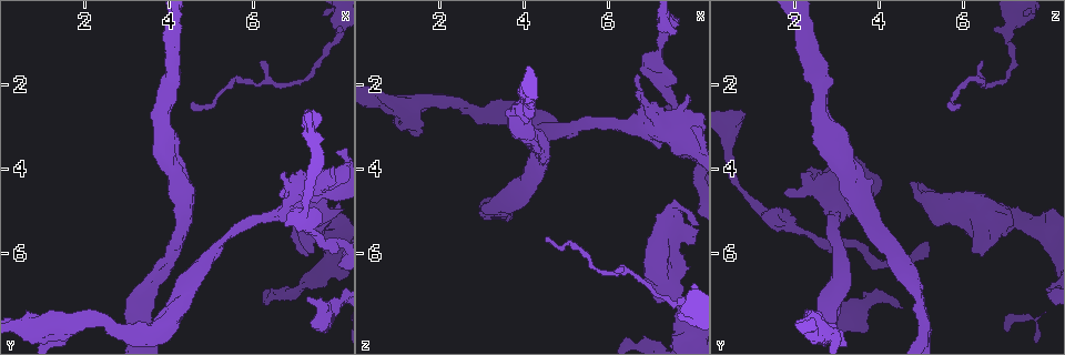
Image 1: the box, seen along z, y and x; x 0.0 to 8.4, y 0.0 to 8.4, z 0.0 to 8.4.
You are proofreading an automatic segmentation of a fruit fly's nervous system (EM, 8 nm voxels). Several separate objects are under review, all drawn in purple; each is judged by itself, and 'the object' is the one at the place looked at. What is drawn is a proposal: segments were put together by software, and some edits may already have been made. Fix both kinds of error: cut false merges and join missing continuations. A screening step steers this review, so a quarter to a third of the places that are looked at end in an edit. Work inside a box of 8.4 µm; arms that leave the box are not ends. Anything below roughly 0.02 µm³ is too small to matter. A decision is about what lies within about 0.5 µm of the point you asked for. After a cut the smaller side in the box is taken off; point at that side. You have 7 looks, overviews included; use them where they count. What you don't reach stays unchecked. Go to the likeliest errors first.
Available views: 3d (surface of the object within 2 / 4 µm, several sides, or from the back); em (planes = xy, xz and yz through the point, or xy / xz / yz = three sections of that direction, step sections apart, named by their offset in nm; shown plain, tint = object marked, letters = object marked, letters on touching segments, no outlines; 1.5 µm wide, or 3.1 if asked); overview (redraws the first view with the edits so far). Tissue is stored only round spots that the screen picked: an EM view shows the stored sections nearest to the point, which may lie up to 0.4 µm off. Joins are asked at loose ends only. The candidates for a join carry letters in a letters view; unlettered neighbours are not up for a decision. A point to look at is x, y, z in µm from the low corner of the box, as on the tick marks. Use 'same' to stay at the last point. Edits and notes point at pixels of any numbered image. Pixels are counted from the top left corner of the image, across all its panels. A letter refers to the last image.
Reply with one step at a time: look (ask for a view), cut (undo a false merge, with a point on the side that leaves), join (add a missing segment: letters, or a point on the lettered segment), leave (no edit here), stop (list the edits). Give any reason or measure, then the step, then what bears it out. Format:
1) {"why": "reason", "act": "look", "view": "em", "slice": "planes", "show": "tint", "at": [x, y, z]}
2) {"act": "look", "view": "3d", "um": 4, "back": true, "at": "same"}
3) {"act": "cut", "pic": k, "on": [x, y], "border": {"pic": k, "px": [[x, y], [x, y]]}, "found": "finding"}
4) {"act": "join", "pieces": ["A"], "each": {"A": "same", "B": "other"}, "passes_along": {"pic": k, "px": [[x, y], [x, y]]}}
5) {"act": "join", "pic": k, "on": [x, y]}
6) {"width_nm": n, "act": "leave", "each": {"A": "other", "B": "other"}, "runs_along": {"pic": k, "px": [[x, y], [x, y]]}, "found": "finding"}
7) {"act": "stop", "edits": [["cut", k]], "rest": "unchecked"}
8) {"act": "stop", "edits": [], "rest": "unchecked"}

{"why": "an open end", "act": "look", "view": "em", "slice": "xy", "step": 8, "show": "letters", "at": [7.45, 7.70, 2.50]}

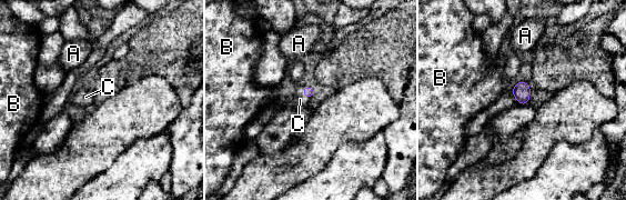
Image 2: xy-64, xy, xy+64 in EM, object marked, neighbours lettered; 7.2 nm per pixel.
{"act": "join", "pieces": ["C"], "each": {"A": "other", "B": "other", "C": "same"}, "passes_along": {"pic": 2, "px": [[308, 91], [303, 93], [300, 99]]}, "found": "it goes on there"}

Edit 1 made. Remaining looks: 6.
{"why": "thin arm on a thick one", "act": "look", "view": "3d", "um": 4, "at": [1.30, 7.65, 2.45]}

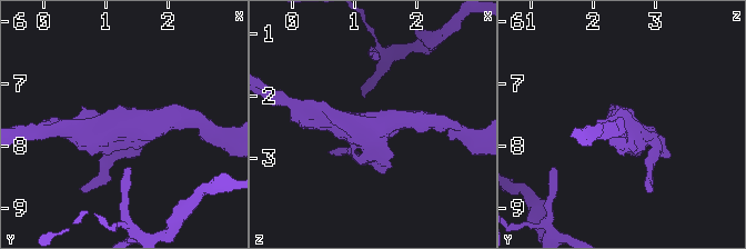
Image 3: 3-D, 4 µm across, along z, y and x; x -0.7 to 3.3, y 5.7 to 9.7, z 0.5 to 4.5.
{"why": "shape alone is not enough", "act": "look", "view": "em", "slice": "planes", "show": "letters", "at": [1.30, 7.65, 2.45]}

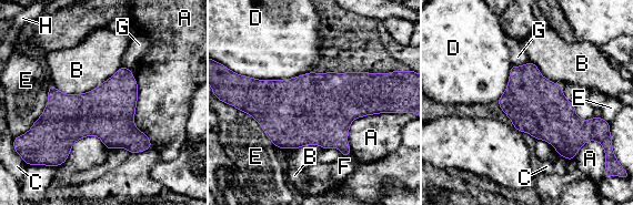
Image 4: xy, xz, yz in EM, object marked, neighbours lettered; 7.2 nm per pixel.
{"width_nm": 420, "act": "leave", "each": {"A": "other", "B": "other", "C": "other", "D": "other", "E": "other", "F": "other", "G": "other", "H": "other"}, "border": {"pic": 4, "px": [[122, 65], [86, 92], [51, 83]]}, "found": "all the same neuron"}

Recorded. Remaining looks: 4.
{"why": "thick turns thin", "act": "look", "view": "em", "slice": "xz", "step": 4, "show": "tint", "at": [7.85, 1.00, 7.00]}

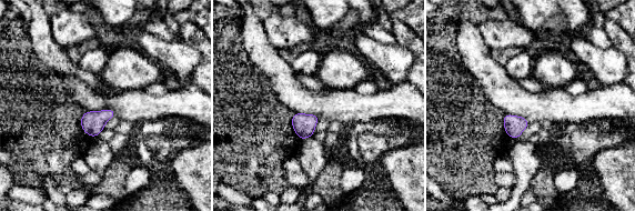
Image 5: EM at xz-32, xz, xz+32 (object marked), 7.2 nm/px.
{"act": "look", "view": "em", "slice": "xz", "step": 4, "show": "letters", "at": "same"}

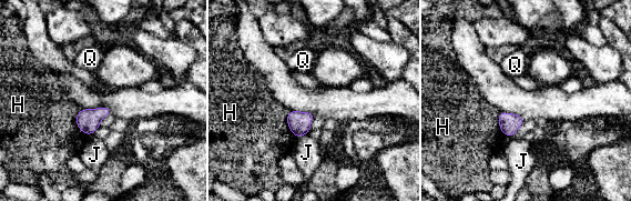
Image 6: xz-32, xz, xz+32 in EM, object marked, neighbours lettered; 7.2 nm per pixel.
{"longest_contact_nm": ["H", 220], "act": "leave", "each": {"H": "other", "J": "other", "Q": "other"}, "found": "one neuron here"}

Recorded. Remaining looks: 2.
{"act": "stop", "edits": [["join", 2]], "rest": "unchecked"}

